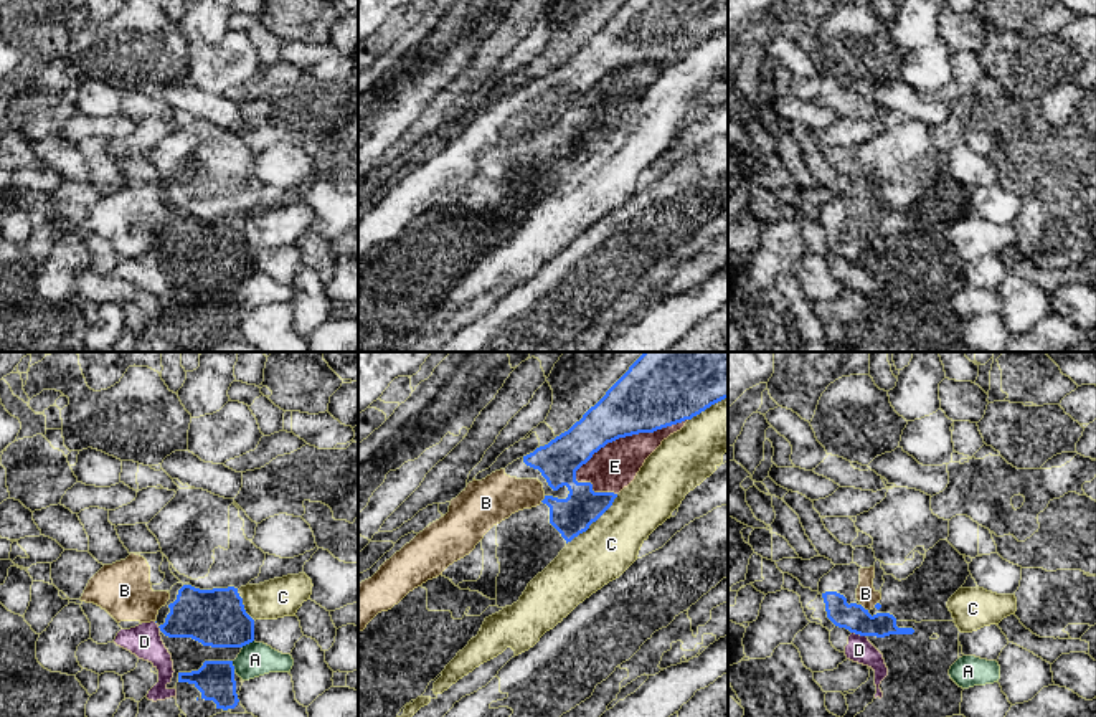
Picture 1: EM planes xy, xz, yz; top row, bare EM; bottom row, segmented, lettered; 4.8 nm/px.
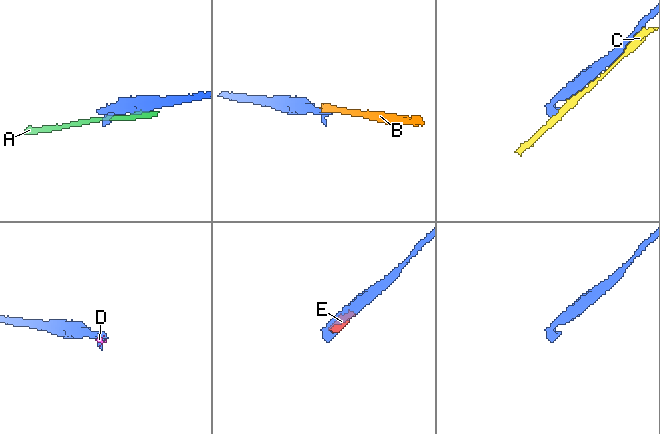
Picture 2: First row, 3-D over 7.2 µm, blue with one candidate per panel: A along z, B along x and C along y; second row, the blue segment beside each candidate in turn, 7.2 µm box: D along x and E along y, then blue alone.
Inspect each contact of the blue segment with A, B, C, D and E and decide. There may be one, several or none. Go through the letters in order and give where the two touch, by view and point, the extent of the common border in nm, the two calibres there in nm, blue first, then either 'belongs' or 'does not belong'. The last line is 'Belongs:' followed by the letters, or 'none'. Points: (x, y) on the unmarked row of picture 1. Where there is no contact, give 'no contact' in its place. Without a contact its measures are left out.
A: xy (246, 273) | 70 nm | 280/160 nm | does not belong
B: yz (864, 238) | 60 nm | 140/100 nm | belongs
C: xz (593, 151) | 360 nm | 190/280 nm | does not belong
D: yz (859, 263) | 80 nm | 140/130 nm | does not belong
E: xz (628, 65) | 650 nm | 300/220 nm | does not belong
Belongs: B

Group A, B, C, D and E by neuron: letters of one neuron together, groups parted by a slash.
A / B / C / D E

